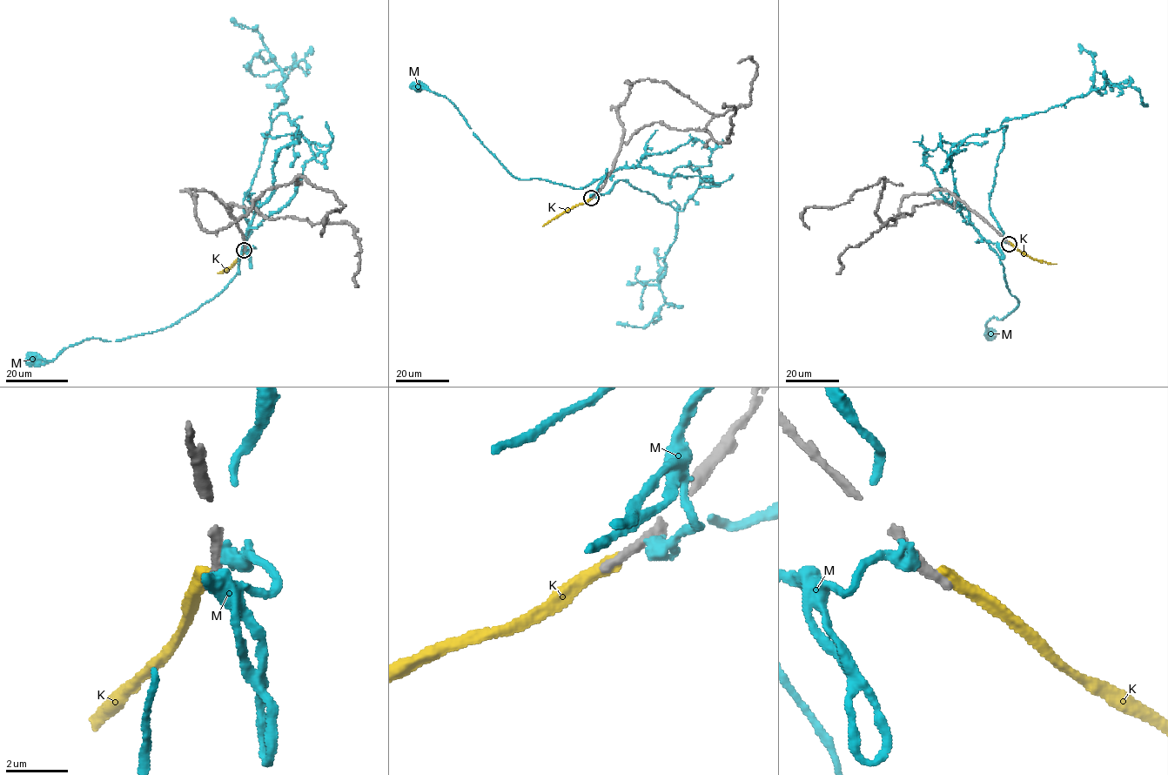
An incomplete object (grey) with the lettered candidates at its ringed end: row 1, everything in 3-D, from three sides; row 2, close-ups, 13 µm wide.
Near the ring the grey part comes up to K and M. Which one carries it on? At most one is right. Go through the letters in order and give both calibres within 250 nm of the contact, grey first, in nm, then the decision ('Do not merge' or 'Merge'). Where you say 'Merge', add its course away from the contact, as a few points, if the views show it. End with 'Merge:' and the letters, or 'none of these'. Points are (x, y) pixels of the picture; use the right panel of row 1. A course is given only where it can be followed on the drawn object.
K: Thickness 320 nm (grey) against 460 nm. Do not merge
M: Thickness 400 nm (grey) against 500 nm. Do not merge
Merge: none of these

